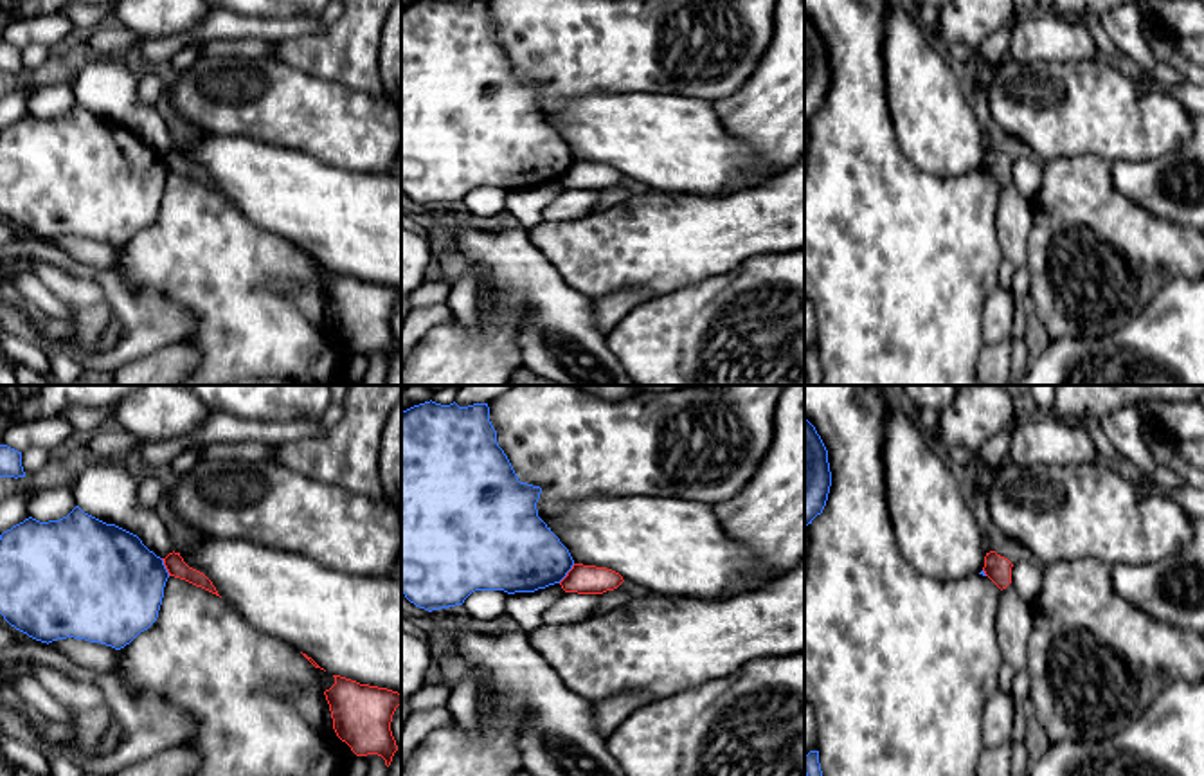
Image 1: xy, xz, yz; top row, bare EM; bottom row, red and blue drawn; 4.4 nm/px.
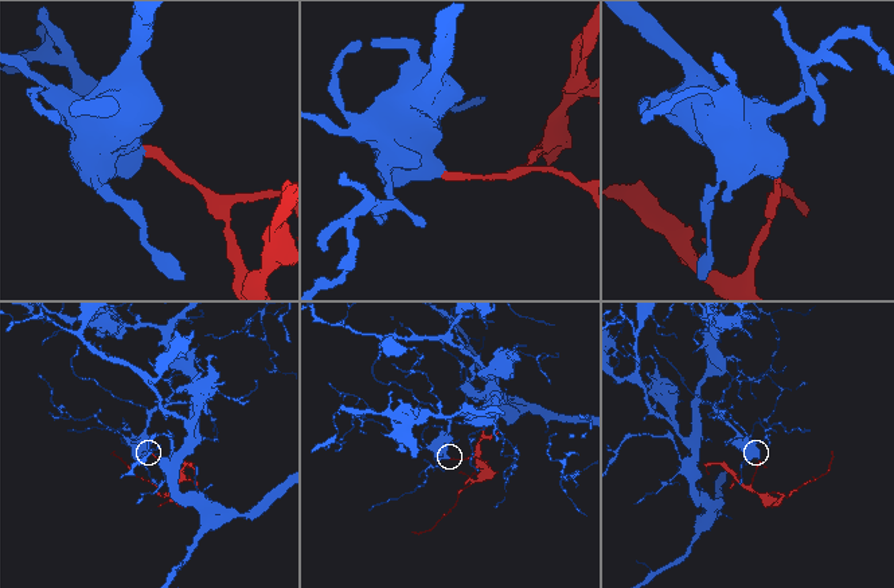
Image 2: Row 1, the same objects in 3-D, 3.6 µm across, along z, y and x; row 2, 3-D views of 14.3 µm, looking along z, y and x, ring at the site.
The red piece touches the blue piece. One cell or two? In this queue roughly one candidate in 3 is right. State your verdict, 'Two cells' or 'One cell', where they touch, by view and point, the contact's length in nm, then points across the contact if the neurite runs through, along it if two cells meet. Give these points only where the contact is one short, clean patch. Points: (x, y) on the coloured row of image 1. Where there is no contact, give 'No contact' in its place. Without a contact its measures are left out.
Two cells. Touches red at xz (567, 573). Shared border 120 nm. Boundary: xz (575, 564), (558, 582)

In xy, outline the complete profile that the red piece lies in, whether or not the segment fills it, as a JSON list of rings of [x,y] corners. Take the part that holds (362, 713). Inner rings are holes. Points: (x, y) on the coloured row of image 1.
[[[333,675],[335,684],[324,691],[329,704],[333,729],[356,756],[378,754],[389,767],[398,751],[391,731],[401,693],[360,684],[356,681]]]

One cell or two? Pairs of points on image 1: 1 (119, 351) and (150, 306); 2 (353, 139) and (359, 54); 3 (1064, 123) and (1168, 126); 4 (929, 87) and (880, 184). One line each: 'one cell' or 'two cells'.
1: one cell
2: two cells
3: one cell
4: two cells

